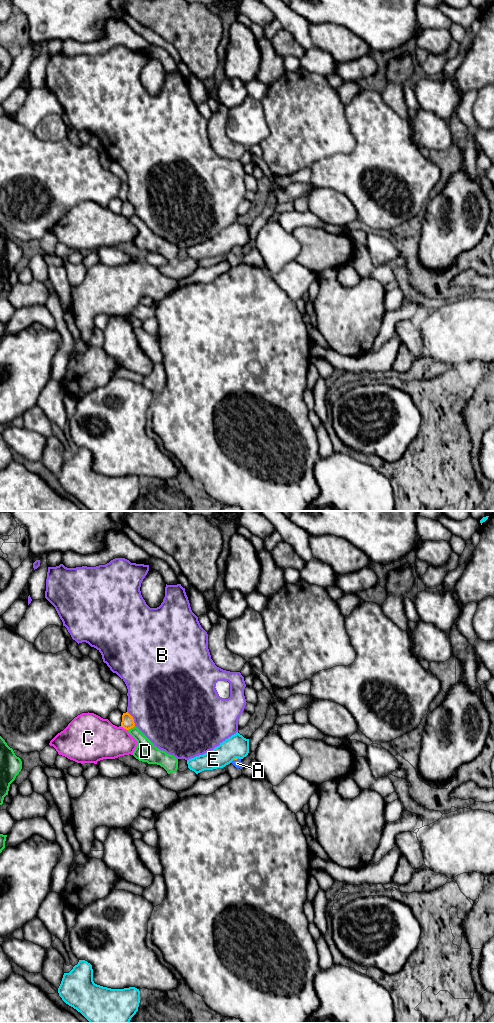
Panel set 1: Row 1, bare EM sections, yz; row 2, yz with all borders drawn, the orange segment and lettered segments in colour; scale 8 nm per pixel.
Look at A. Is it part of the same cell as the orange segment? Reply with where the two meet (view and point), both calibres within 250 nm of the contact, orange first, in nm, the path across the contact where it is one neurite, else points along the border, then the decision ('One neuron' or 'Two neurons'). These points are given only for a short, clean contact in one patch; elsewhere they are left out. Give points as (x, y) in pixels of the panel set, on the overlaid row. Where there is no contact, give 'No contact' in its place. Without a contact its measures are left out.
Touches orange at yz (236, 759). Thickness 20 nm (orange) against 70 nm. Path across: yz (235, 758), (236, 759), (237, 763). One neuron

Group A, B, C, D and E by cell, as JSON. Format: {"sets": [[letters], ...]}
{"sets": [["A"], ["B"], ["C"], ["D"], ["E"]]}

